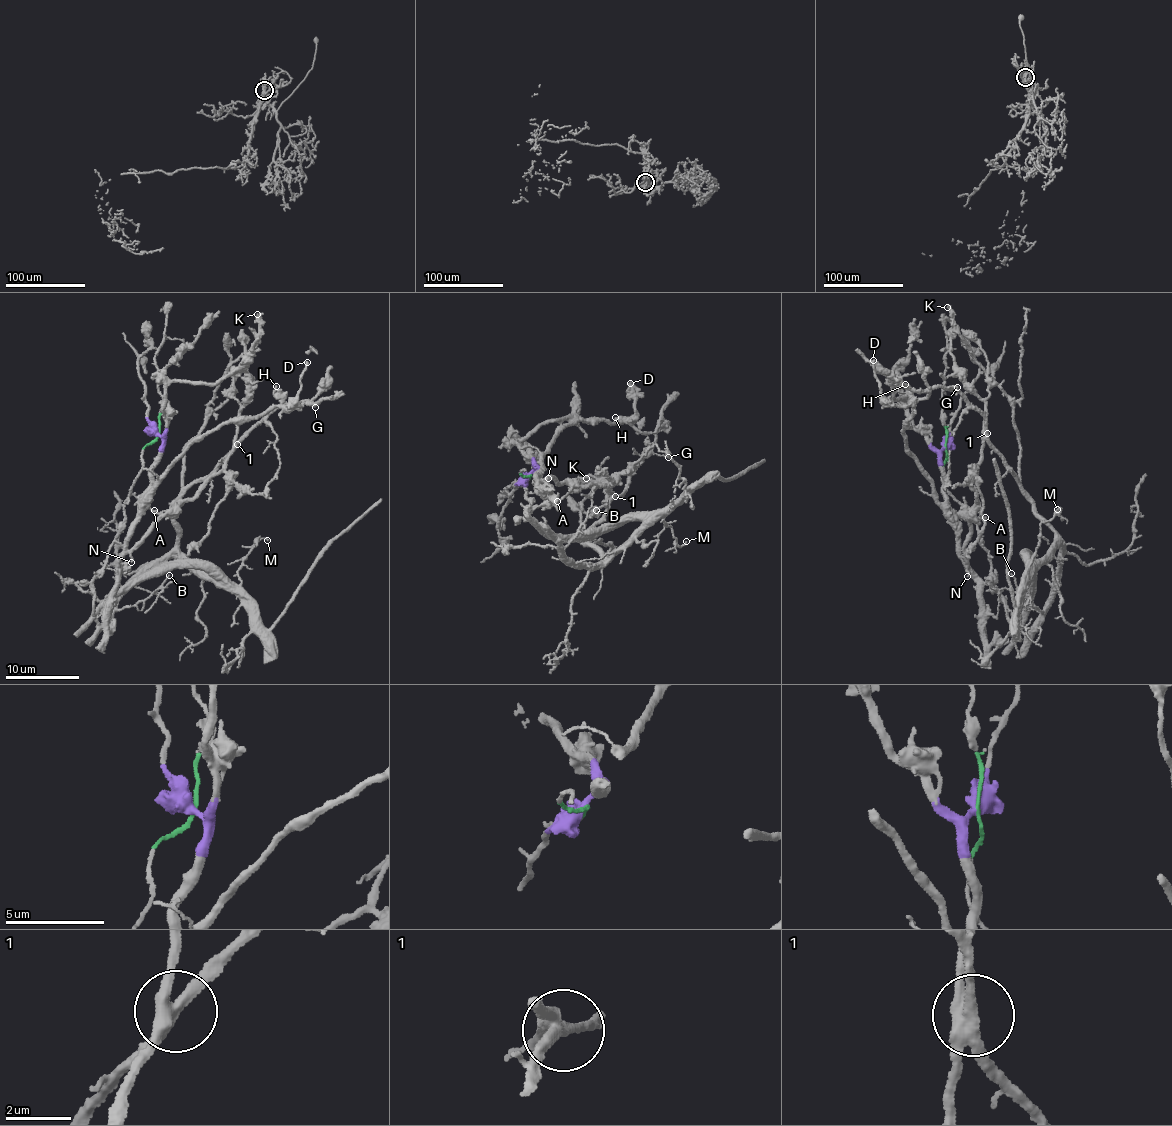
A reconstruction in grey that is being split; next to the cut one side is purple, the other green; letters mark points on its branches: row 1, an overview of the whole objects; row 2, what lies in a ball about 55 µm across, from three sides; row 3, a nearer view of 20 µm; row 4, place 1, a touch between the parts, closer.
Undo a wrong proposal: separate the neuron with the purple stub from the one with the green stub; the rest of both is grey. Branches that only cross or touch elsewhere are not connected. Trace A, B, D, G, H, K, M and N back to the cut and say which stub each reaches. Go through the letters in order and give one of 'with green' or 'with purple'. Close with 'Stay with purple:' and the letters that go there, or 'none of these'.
A: with purple
B: with green
D: with purple
G: with green
H: with purple
K: with green
M: with green
N: with purple
Stay with purple: A, D, H, N

